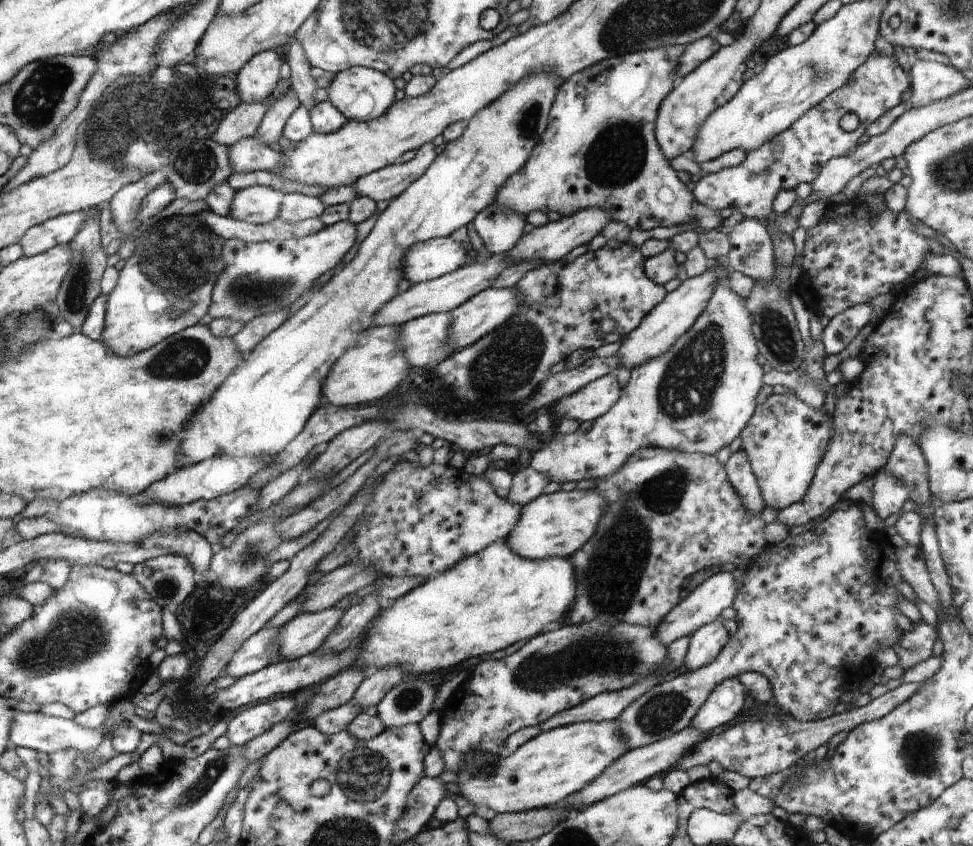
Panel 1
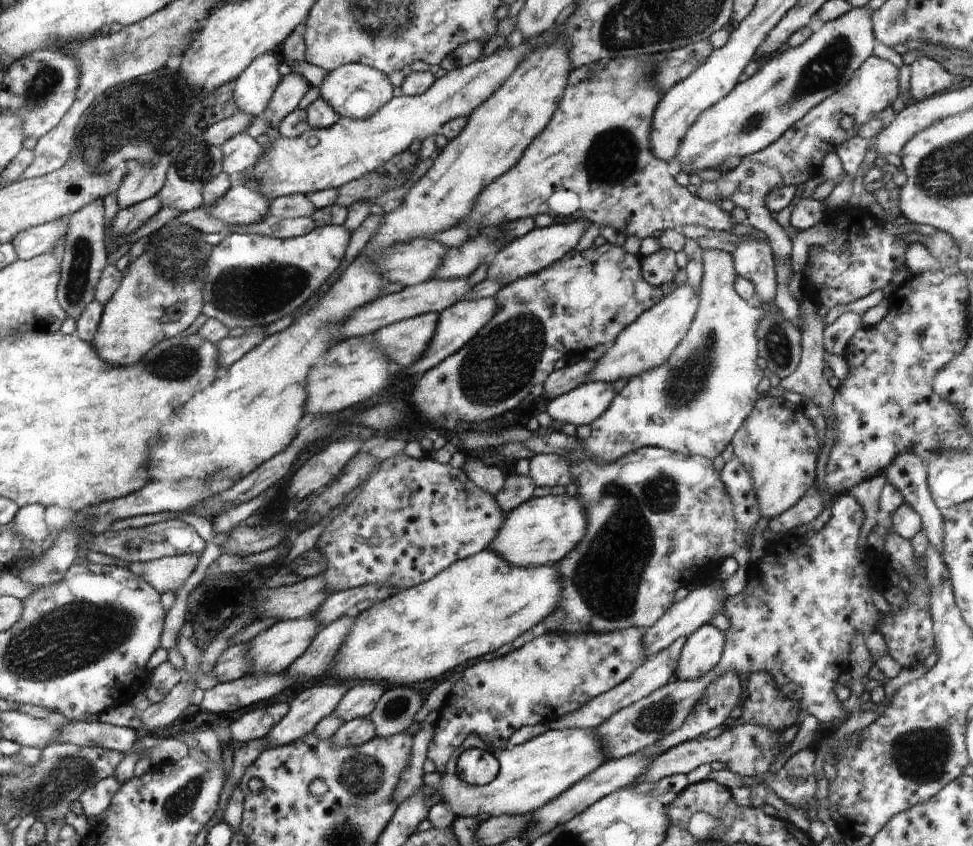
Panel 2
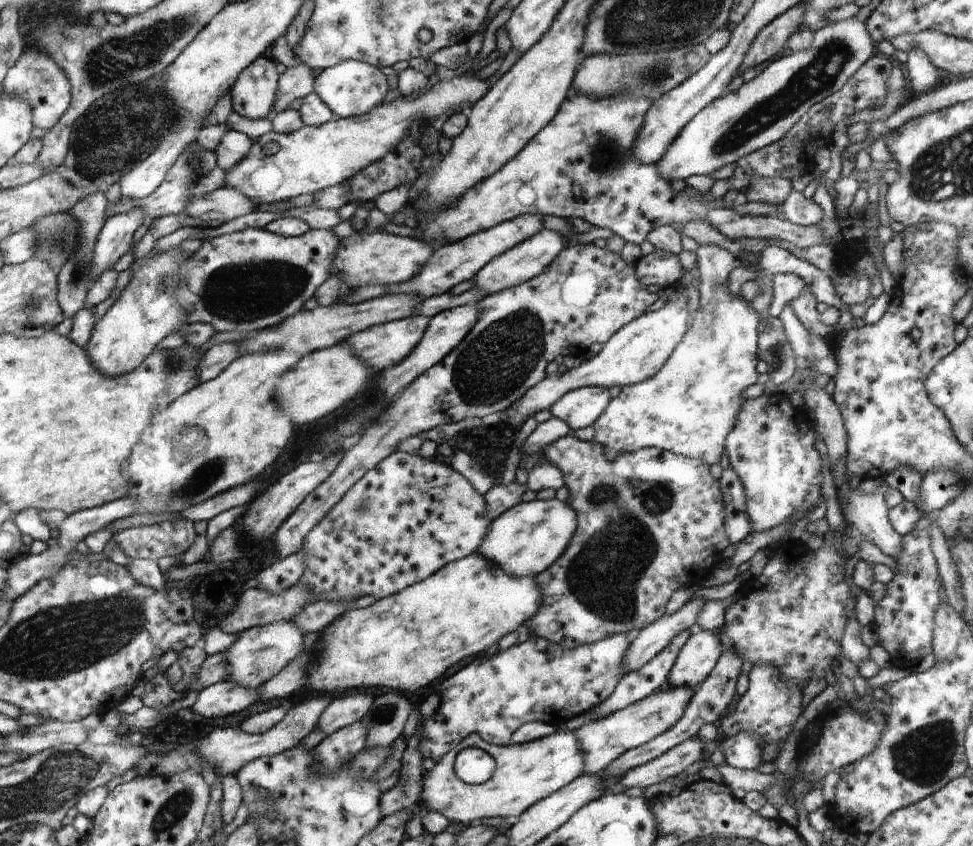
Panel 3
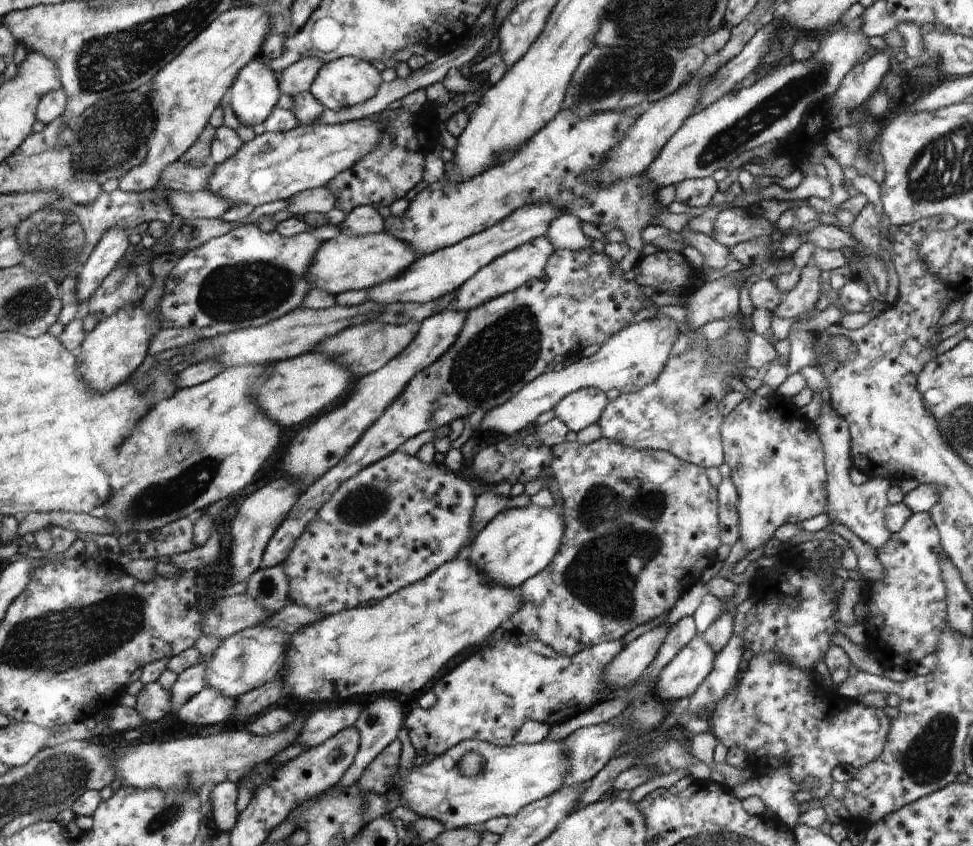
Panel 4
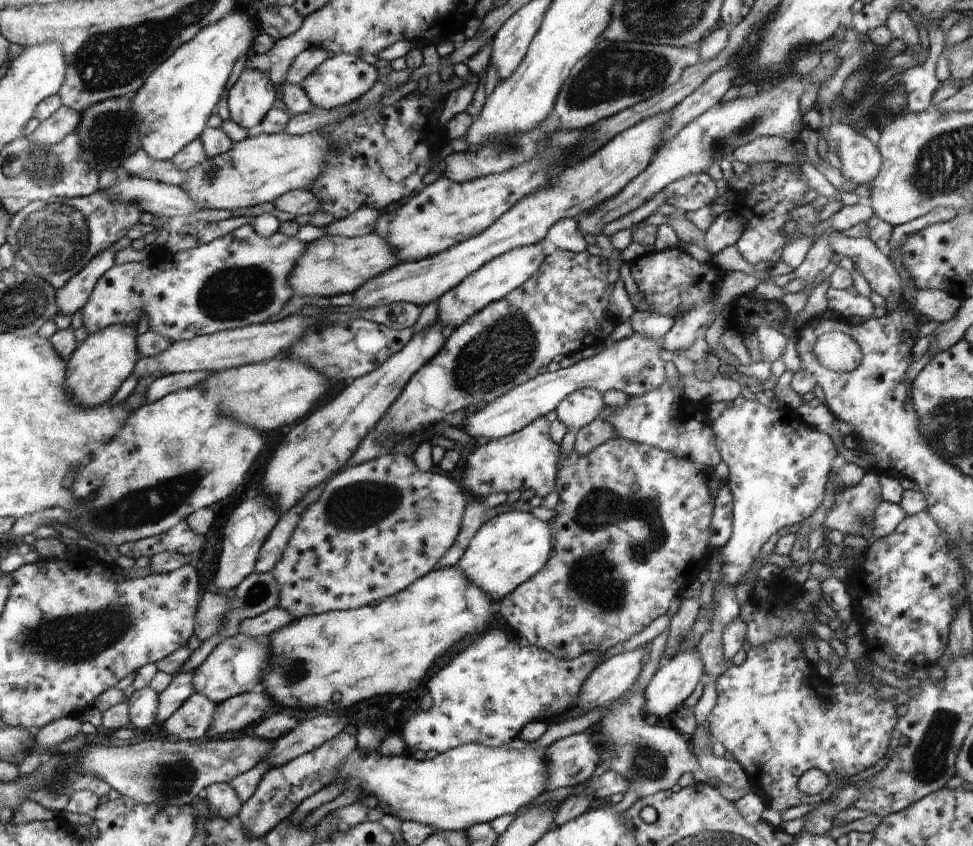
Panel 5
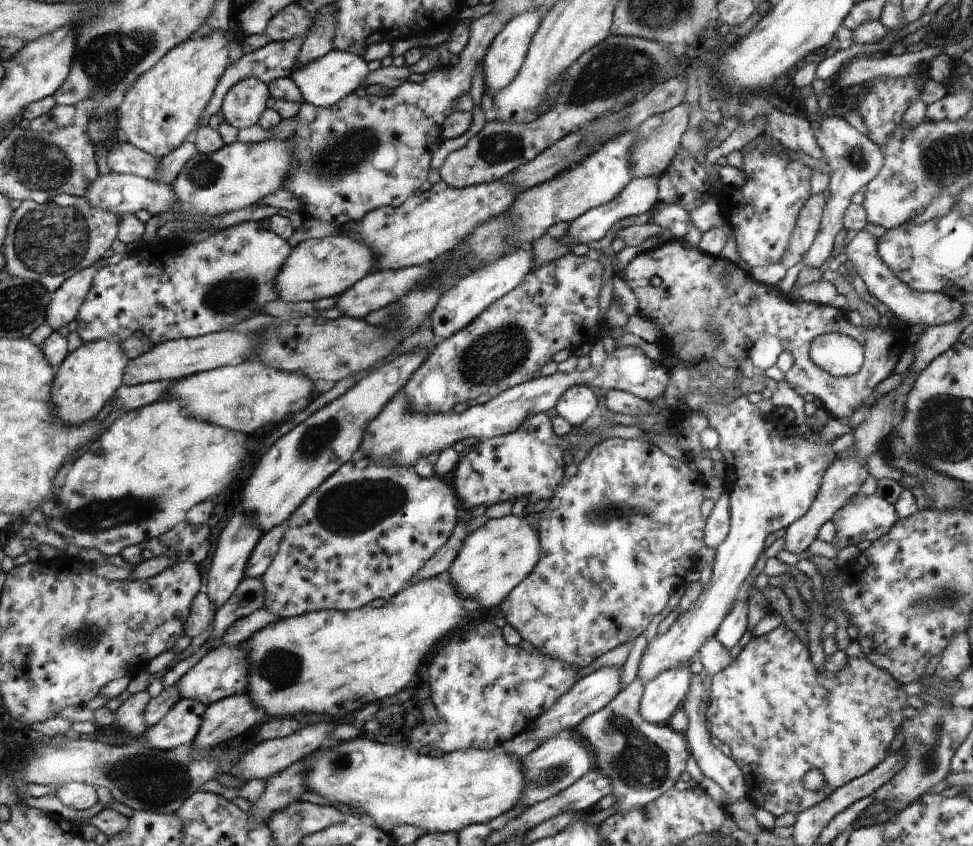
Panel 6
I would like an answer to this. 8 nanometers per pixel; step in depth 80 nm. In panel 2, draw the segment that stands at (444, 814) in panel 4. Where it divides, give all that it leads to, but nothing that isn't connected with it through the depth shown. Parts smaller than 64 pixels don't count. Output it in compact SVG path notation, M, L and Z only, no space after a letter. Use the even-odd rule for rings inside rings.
M550 729L543 735L509 749L493 749L477 734L473 734L463 742L462 749L454 749L454 756L459 756L469 748L490 752L499 762L499 771L488 784L469 785L456 774L454 761L448 761L440 776L440 786L433 791L435 801L450 806L456 818L474 818L478 814L489 814L491 817L530 815L606 762L595 729Z

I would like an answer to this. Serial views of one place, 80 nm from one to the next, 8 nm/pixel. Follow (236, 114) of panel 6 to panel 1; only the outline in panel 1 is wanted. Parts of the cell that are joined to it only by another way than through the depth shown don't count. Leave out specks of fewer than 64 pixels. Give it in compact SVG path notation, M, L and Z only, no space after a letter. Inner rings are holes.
M278 50L261 52L246 63L236 75L241 102L249 105L268 101L281 80L278 78L280 64Z

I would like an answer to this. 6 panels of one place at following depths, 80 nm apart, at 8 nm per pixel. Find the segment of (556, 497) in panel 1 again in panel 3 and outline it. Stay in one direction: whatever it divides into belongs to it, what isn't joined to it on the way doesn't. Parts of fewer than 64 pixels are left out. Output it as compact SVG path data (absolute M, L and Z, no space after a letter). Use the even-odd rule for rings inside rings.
M554 498L518 502L492 521L490 532L476 553L499 564L505 573L513 577L536 577L564 555L576 528L577 514L568 501Z

